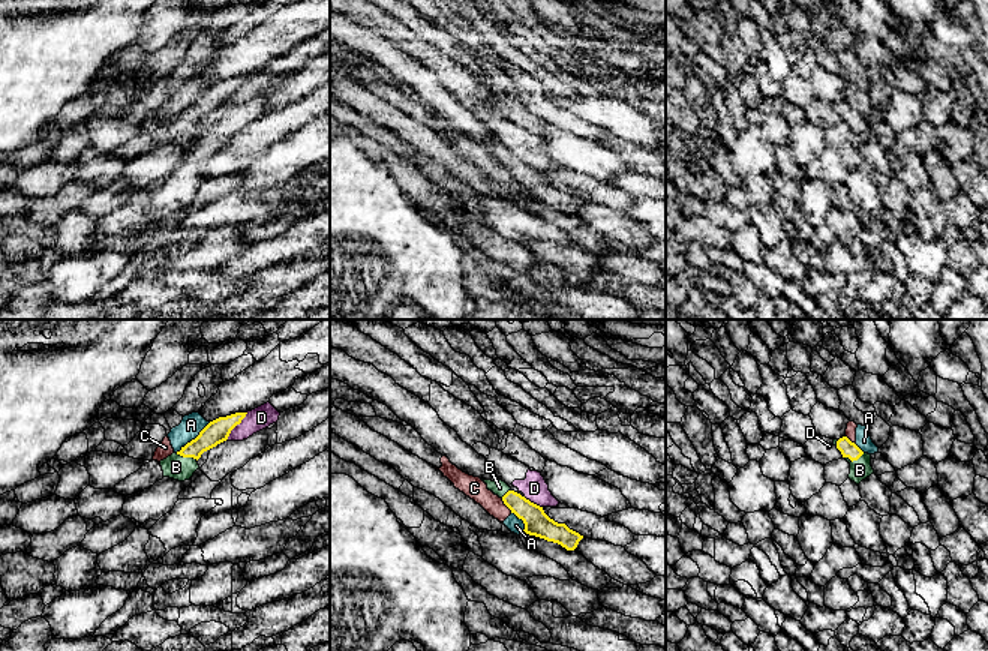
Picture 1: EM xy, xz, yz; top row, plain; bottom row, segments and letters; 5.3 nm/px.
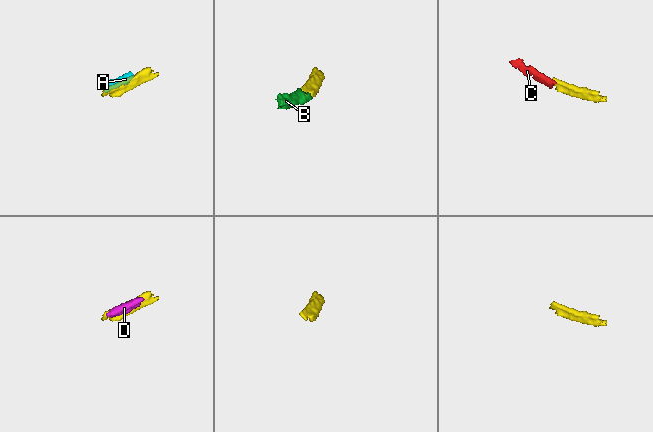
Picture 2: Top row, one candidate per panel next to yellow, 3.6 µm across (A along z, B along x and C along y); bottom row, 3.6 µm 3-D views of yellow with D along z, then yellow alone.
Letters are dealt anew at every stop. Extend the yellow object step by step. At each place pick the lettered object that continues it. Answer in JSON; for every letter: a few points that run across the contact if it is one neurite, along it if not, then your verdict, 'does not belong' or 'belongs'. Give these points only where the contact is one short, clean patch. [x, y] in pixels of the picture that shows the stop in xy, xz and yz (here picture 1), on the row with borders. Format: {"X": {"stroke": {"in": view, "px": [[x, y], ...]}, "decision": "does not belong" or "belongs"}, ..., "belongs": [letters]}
{"A": {"decision": "does not belong"}, "B": {"stroke": {"in": "xy", "px": [[218, 431], [186, 456], [176, 467]]}, "decision": "belongs"}, "C": {"stroke": {"in": "xz", "px": [[501, 498], [511, 512]]}, "decision": "does not belong"}, "D": {"decision": "does not belong"}, "belongs": ["B"]}

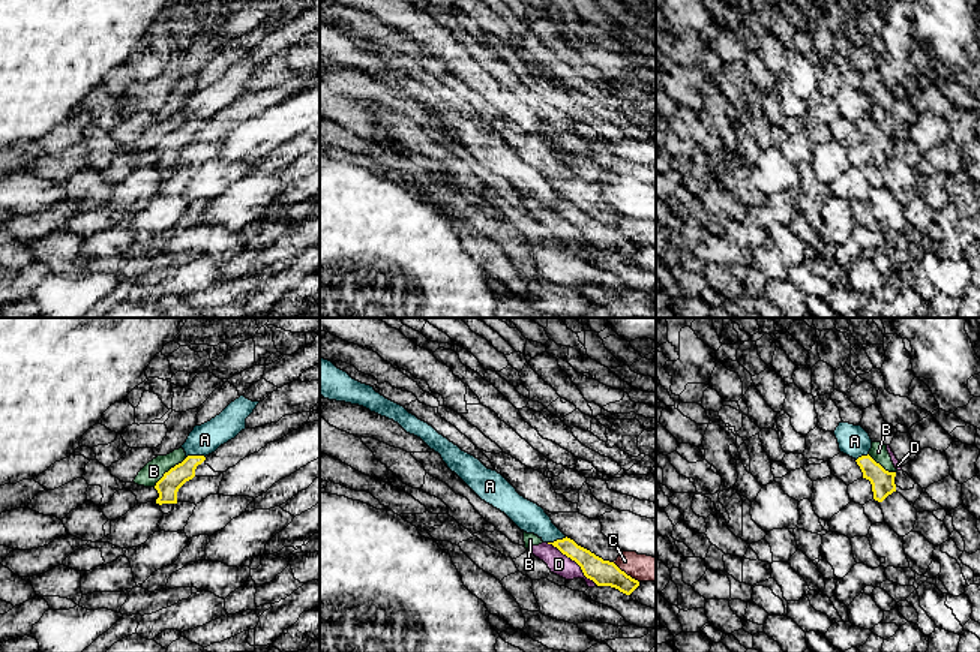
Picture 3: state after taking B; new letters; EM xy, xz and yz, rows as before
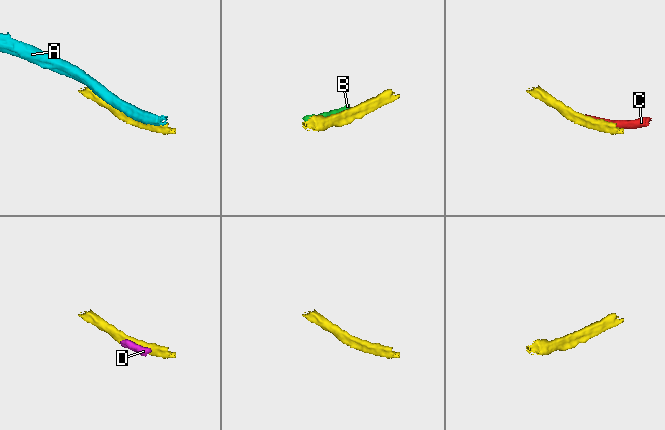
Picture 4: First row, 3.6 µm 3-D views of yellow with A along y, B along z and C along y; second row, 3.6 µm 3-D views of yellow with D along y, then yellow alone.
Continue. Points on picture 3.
{"A": {"decision": "does not belong"}, "B": {"decision": "does not belong"}, "C": {"decision": "does not belong"}, "D": {"decision": "does not belong"}, "belongs": []}

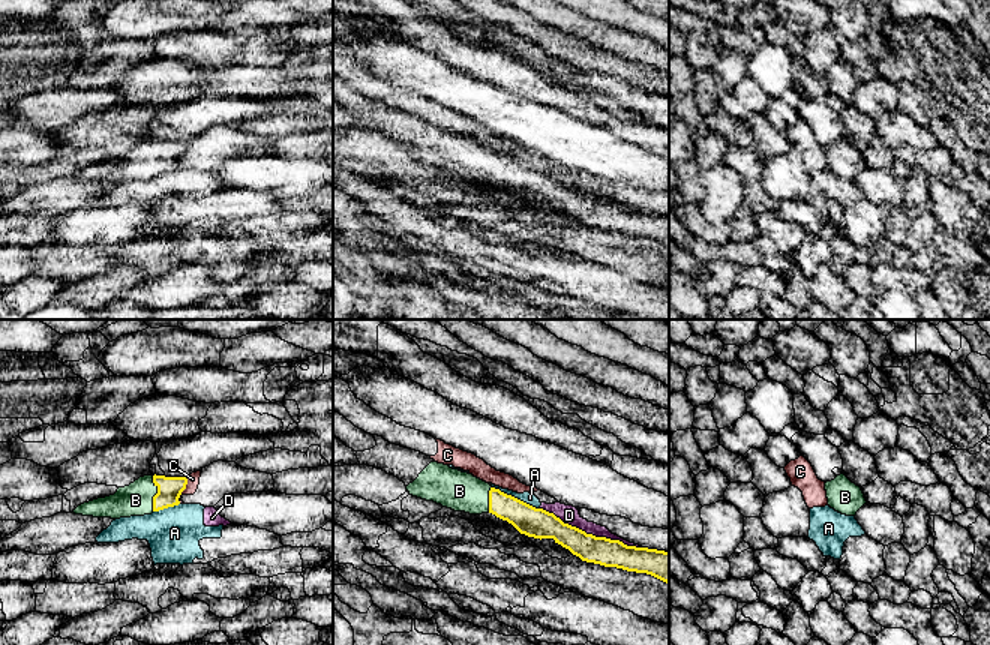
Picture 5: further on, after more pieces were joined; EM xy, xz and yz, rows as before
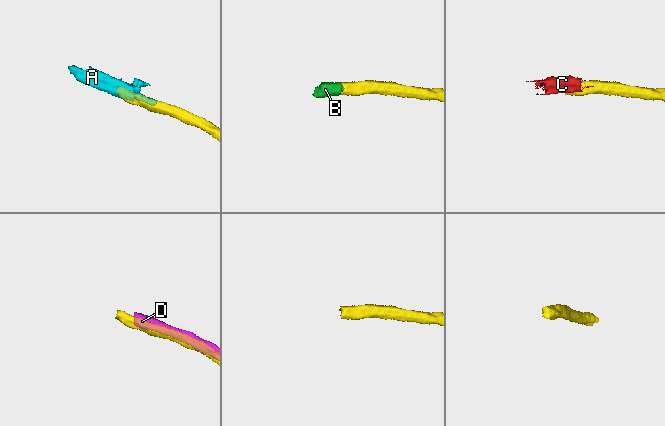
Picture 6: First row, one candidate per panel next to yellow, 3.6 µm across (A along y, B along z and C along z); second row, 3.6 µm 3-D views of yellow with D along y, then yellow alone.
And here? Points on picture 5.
{"A": {"stroke": {"in": "xz", "px": [[492, 486], [539, 509]]}, "decision": "does not belong"}, "B": {"stroke": {"in": "xy", "px": [[170, 489], [156, 494], [147, 494], [135, 500]]}, "decision": "belongs"}, "C": {"stroke": {"in": "xy", "px": [[186, 477], [186, 486], [179, 497], [179, 503]]}, "decision": "does not belong"}, "D": {"decision": "does not belong"}, "belongs": ["B"]}

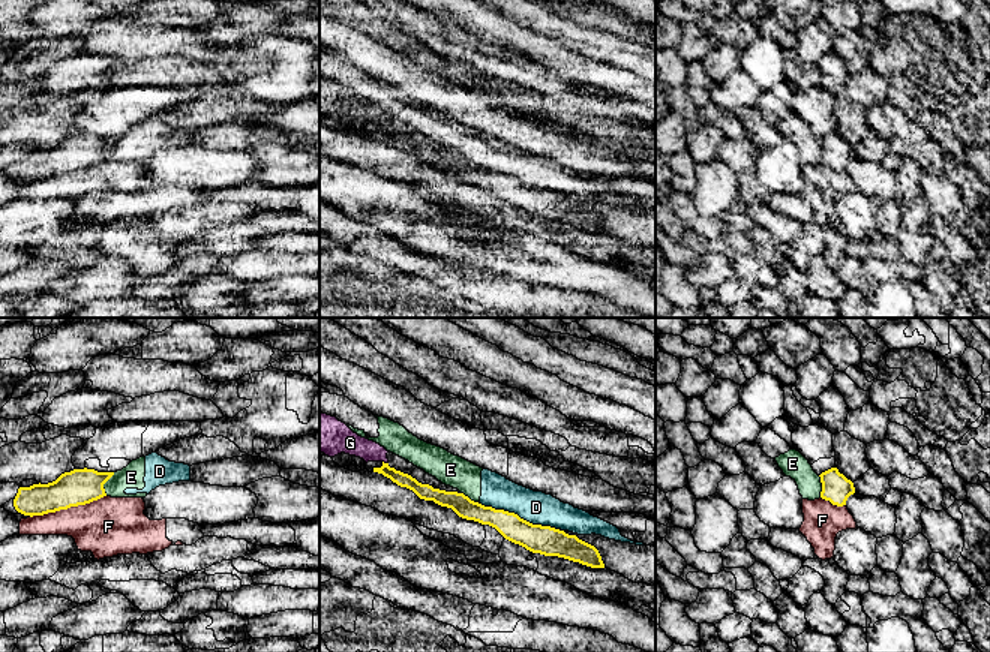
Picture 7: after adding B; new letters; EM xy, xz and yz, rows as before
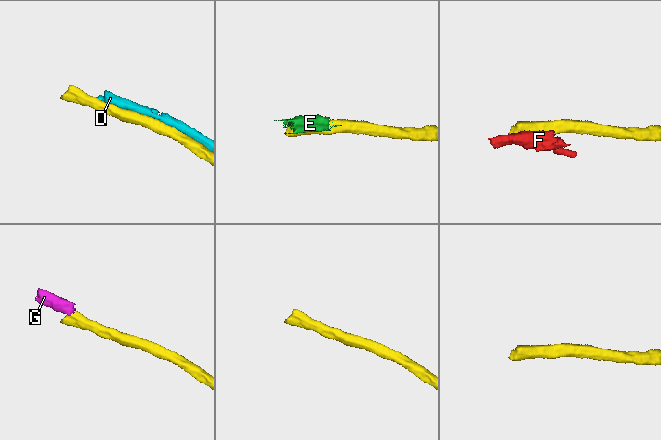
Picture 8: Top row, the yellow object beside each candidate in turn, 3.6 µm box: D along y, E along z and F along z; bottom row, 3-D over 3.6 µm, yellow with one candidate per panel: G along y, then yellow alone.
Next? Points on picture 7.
{"D": {"decision": "does not belong"}, "E": {"stroke": {"in": "xy", "px": [[114, 472], [104, 484], [105, 495]]}, "decision": "does not belong"}, "F": {"stroke": {"in": "xy", "px": [[105, 495], [84, 504], [30, 517]]}, "decision": "does not belong"}, "G": {"stroke": {"in": "xz", "px": [[383, 460], [387, 463]]}, "decision": "does not belong"}, "belongs": []}

